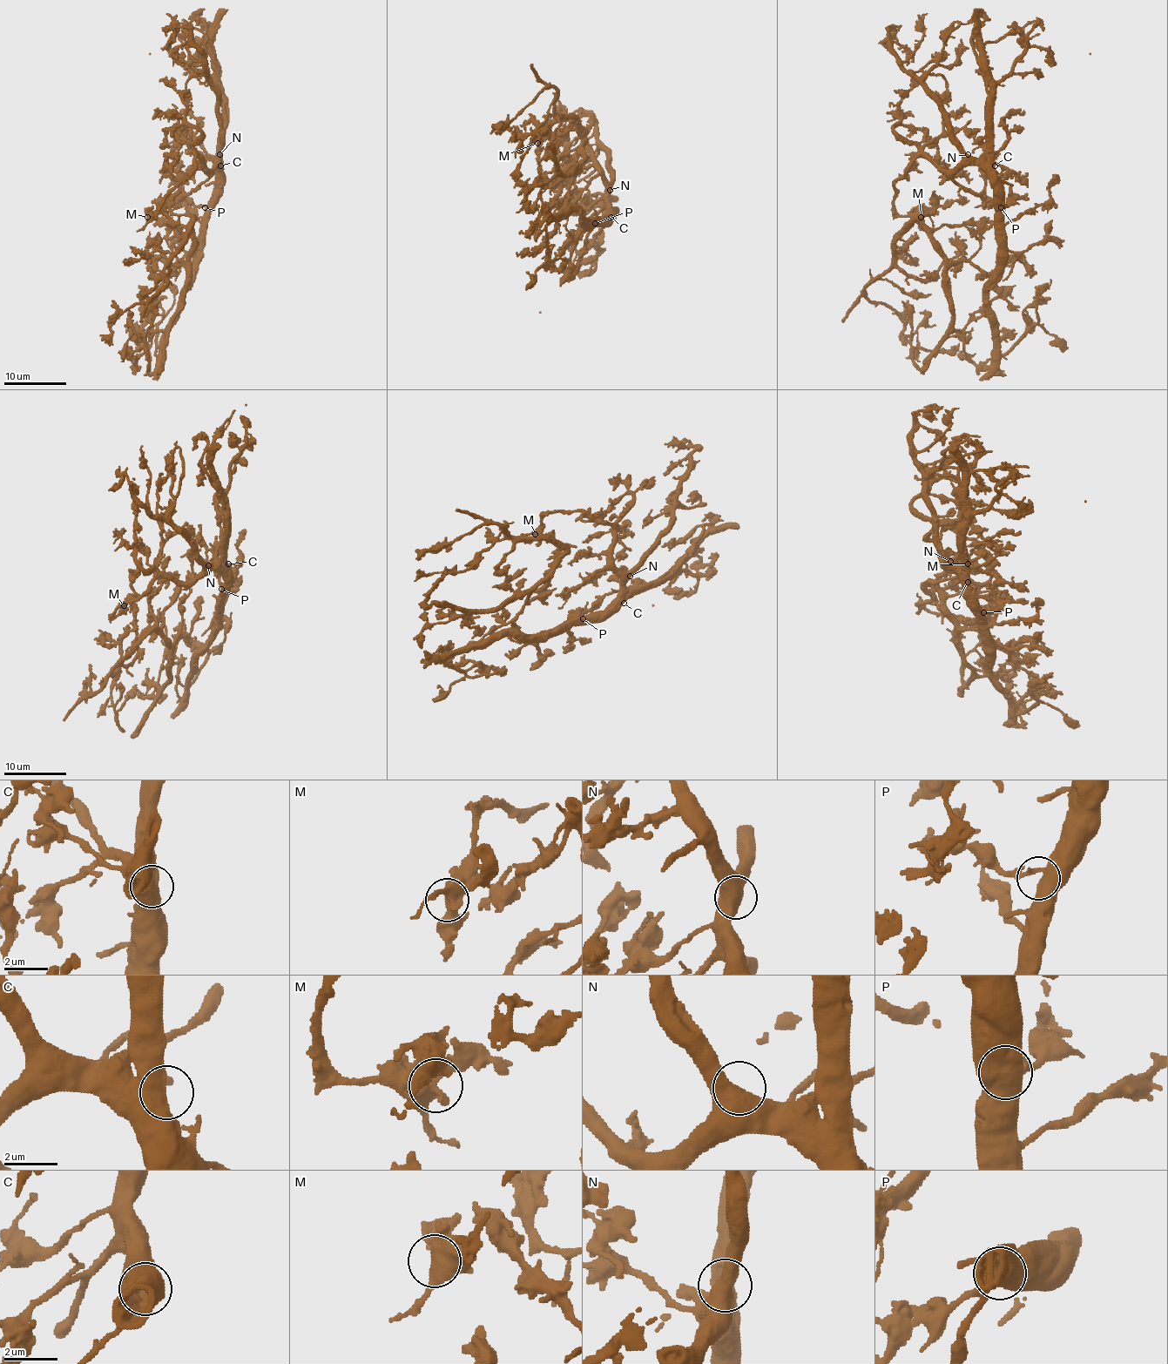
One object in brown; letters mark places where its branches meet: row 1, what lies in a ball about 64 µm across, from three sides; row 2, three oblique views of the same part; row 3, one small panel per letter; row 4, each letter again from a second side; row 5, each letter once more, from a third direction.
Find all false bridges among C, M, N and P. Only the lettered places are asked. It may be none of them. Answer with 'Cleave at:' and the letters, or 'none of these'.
Cleave at: none of these

